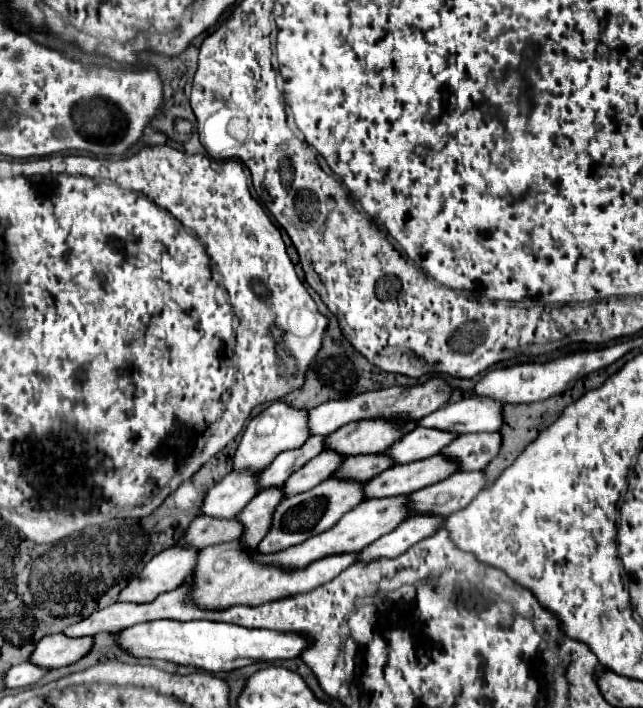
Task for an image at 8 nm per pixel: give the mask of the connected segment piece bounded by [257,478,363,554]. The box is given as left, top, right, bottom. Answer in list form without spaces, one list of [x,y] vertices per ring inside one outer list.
[[[327,478],[323,484],[301,492],[299,496],[291,496],[287,500],[281,500],[281,504],[273,512],[271,528],[265,534],[265,538],[259,542],[257,550],[261,554],[273,554],[279,550],[285,550],[289,546],[305,542],[309,536],[321,534],[335,526],[339,518],[355,508],[359,502],[363,502],[363,484],[359,482],[347,482],[347,480],[337,480],[337,478]]]

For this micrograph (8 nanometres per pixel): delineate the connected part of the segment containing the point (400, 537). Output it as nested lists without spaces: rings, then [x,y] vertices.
[[[411,516],[407,520],[403,520],[399,524],[399,528],[395,528],[393,532],[389,532],[387,536],[381,536],[379,540],[375,540],[373,544],[369,544],[367,548],[363,548],[359,552],[357,562],[361,564],[369,564],[381,558],[397,558],[399,554],[403,554],[405,550],[409,550],[413,544],[417,544],[419,540],[435,534],[443,524],[443,516]]]

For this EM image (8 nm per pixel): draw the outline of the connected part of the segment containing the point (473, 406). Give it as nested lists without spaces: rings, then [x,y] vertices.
[[[465,398],[455,404],[445,404],[431,416],[419,420],[417,426],[437,428],[453,434],[497,432],[501,428],[501,404],[483,398]]]

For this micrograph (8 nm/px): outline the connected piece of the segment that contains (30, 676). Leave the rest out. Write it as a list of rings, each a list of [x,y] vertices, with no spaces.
[[[23,662],[23,664],[17,664],[13,668],[9,668],[3,676],[3,684],[5,688],[9,690],[17,690],[17,688],[27,688],[27,686],[33,686],[41,676],[43,672],[47,672],[45,668],[39,668],[31,662]]]

